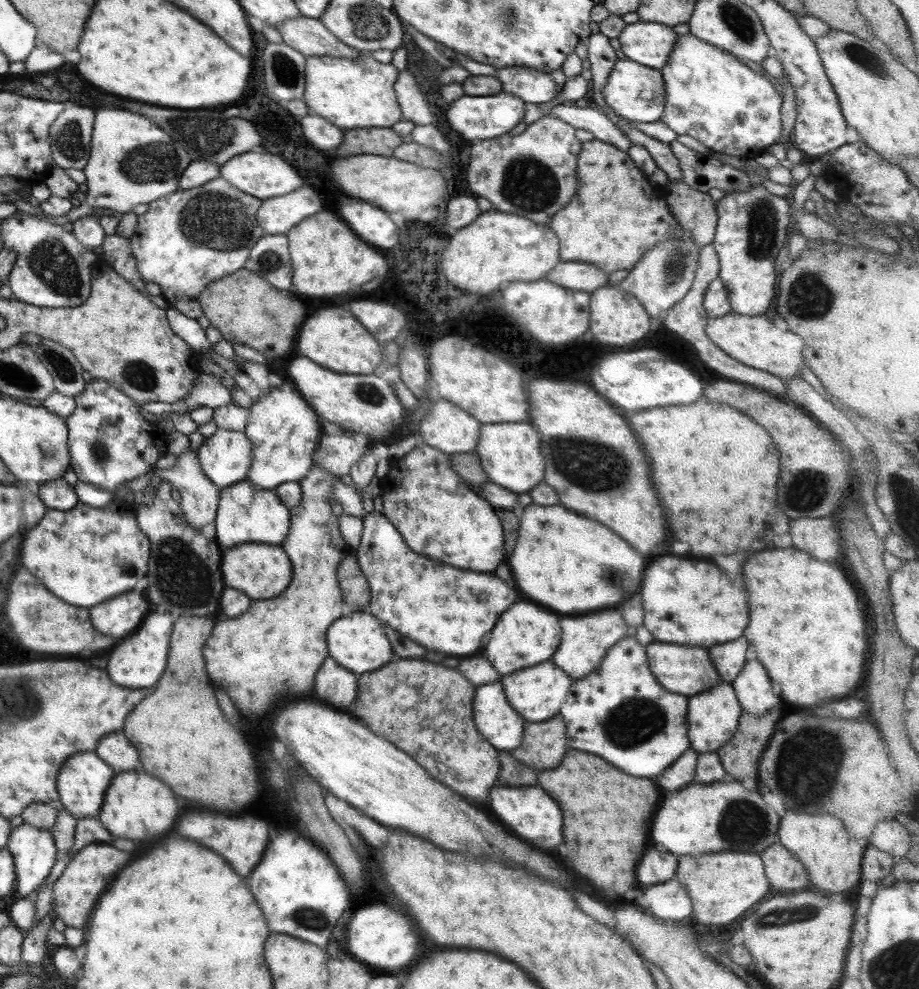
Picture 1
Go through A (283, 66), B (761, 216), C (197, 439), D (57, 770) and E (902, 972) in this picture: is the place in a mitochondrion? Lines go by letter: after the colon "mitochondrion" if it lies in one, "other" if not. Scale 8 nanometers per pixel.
A: mitochondrion
B: mitochondrion
C: other
D: other
E: mitochondrion

